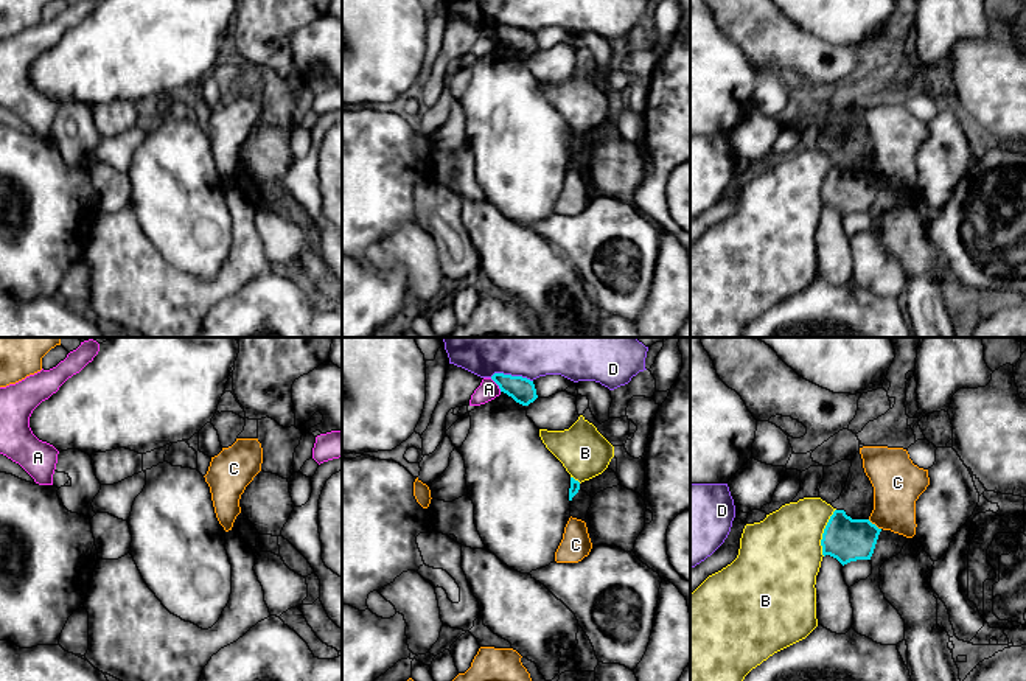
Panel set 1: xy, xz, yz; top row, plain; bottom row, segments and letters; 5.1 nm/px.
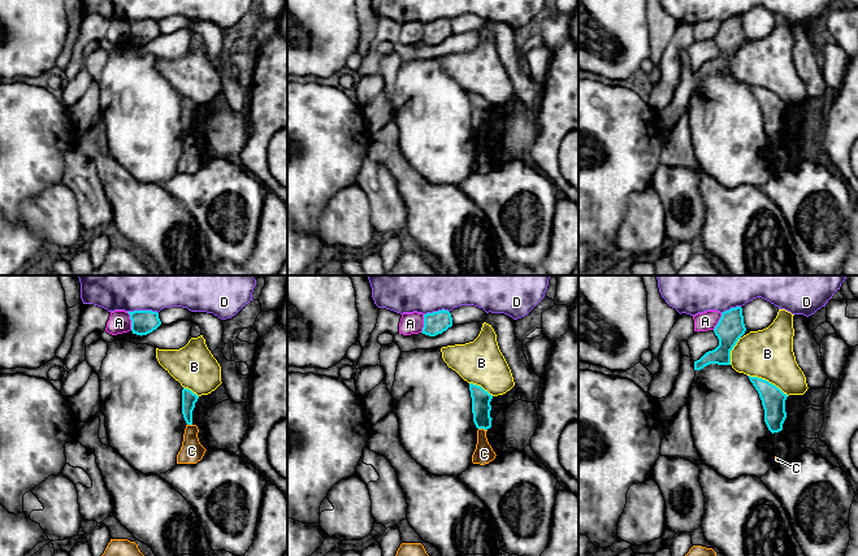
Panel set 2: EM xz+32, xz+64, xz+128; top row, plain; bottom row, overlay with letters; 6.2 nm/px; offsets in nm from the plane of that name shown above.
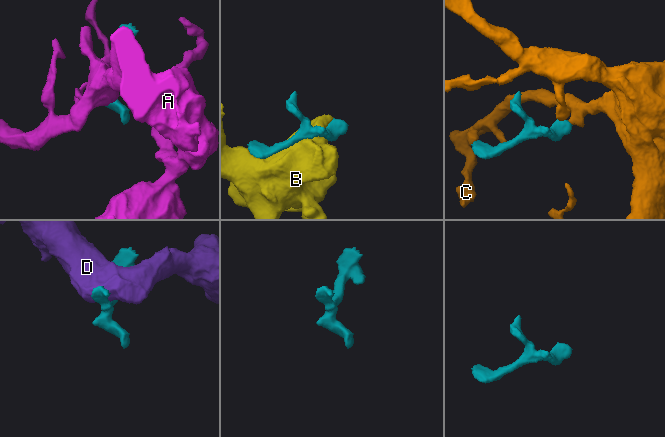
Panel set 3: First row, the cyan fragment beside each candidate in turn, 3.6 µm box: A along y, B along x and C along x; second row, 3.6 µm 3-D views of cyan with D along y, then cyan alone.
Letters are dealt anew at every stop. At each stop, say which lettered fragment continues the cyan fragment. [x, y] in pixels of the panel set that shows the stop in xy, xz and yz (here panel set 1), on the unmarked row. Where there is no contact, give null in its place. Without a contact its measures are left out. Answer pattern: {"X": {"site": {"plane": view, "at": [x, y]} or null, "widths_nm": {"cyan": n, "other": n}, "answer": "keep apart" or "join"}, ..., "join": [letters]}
{"A": {"site": {"plane": "xz", "at": [496, 34]}, "widths_nm": {"cyan": 130, "other": 100}, "answer": "keep apart"}, "B": {"site": {"plane": "yz", "at": [824, 184]}, "widths_nm": {"cyan": 220, "other": 400}, "answer": "keep apart"}, "C": {"site": {"plane": "yz", "at": [874, 176]}, "widths_nm": {"cyan": 220, "other": 260}, "answer": "keep apart"}, "D": {"site": {"plane": "xz", "at": [510, 27]}, "widths_nm": {"cyan": 130, "other": 160}, "answer": "keep apart"}, "join": []}

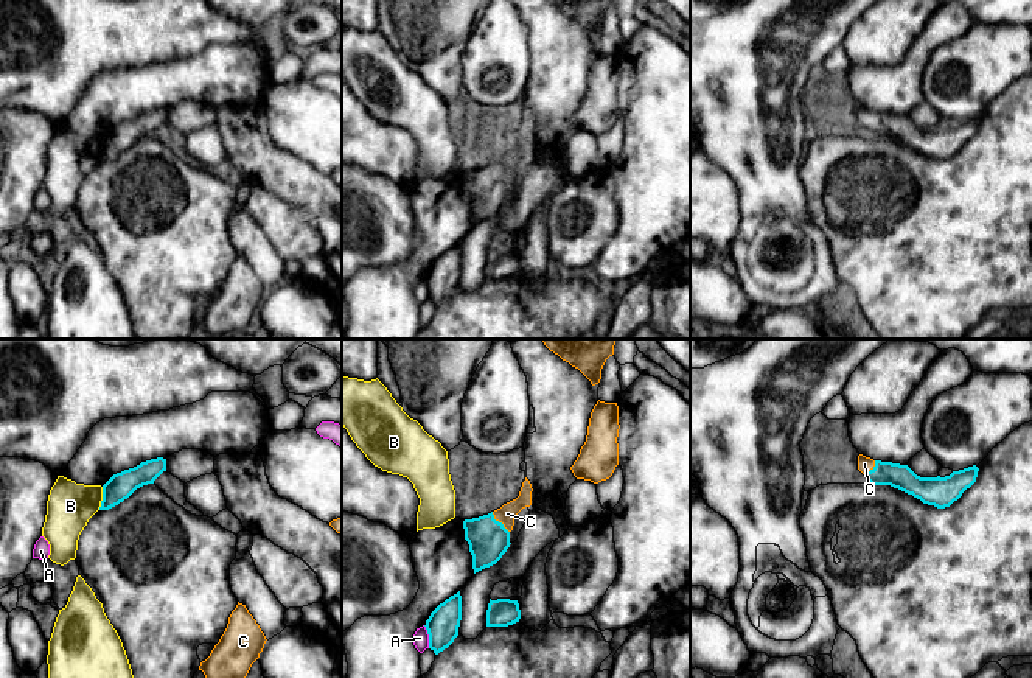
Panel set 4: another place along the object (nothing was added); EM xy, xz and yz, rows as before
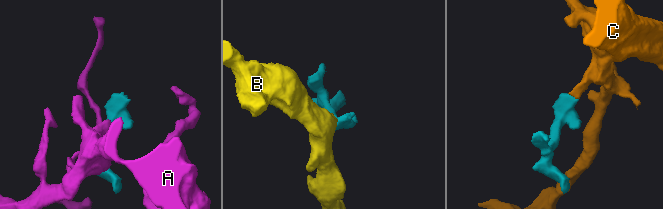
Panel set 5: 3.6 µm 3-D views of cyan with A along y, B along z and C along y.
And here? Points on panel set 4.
{"A": {"site": {"plane": "xz", "at": [429, 288]}, "widths_nm": {"cyan": 160, "other": 80}, "answer": "keep apart"}, "B": {"site": {"plane": "xy", "at": [103, 150]}, "widths_nm": {"cyan": 140, "other": 240}, "answer": "keep apart"}, "C": {"site": {"plane": "xz", "at": [498, 173]}, "widths_nm": {"cyan": 220, "other": 90}, "answer": "join"}, "join": ["C"]}

